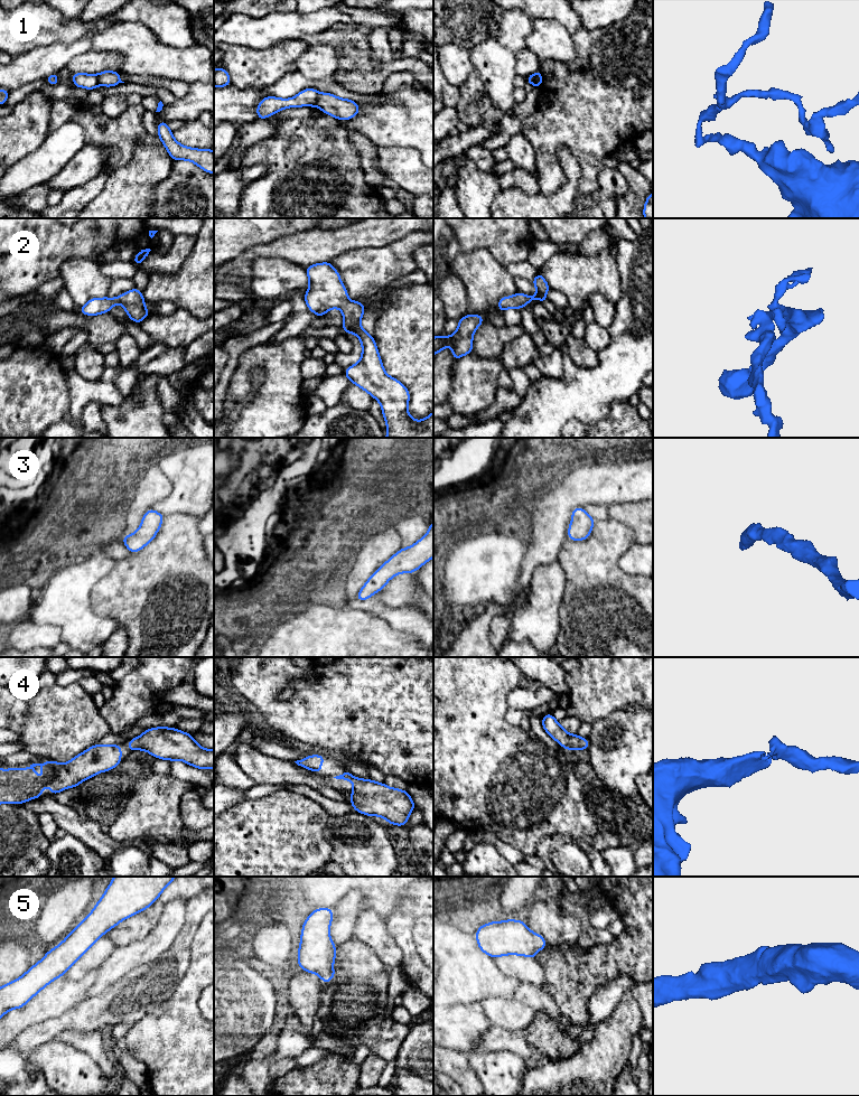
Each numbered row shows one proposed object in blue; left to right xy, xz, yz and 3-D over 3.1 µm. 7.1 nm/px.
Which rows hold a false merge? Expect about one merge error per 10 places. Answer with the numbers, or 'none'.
1

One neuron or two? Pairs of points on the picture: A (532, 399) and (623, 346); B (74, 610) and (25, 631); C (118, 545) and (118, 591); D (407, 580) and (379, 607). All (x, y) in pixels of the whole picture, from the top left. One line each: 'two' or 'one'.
A: one
B: two
C: two
D: two

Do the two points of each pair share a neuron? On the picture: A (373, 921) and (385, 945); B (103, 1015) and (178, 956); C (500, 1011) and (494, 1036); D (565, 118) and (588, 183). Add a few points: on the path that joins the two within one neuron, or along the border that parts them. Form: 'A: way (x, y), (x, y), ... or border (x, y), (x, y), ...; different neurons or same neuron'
A: way (373, 927), (373, 933), (380, 939); same neuron
B: way (122, 1004), (132, 998), (160, 970); same neuron
C: border (492, 1024), (507, 1030), (522, 1030); different neurons
D: way (580, 133), (588, 141), (588, 167); same neuron

